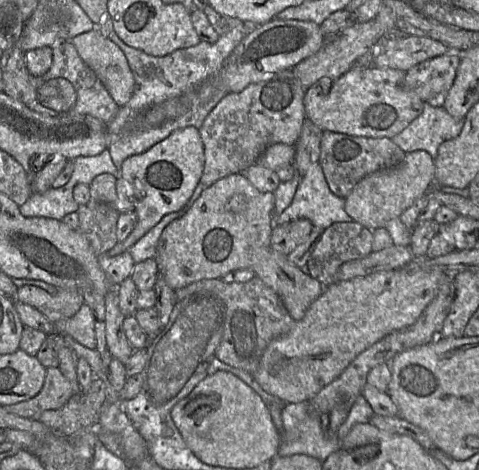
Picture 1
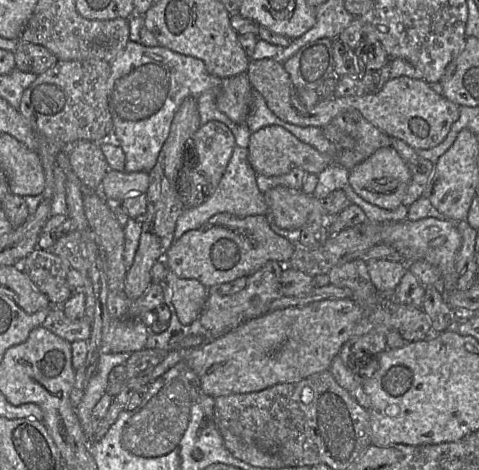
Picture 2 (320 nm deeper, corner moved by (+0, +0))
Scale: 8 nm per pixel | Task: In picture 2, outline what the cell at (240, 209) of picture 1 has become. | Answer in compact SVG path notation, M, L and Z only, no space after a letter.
M229 213L212 216L201 227L185 232L175 240L167 250L164 261L179 278L196 279L206 288L217 284L231 282L237 278L248 277L268 261L274 260L286 264L293 255L297 244L276 234L269 225L266 215L237 217Z

